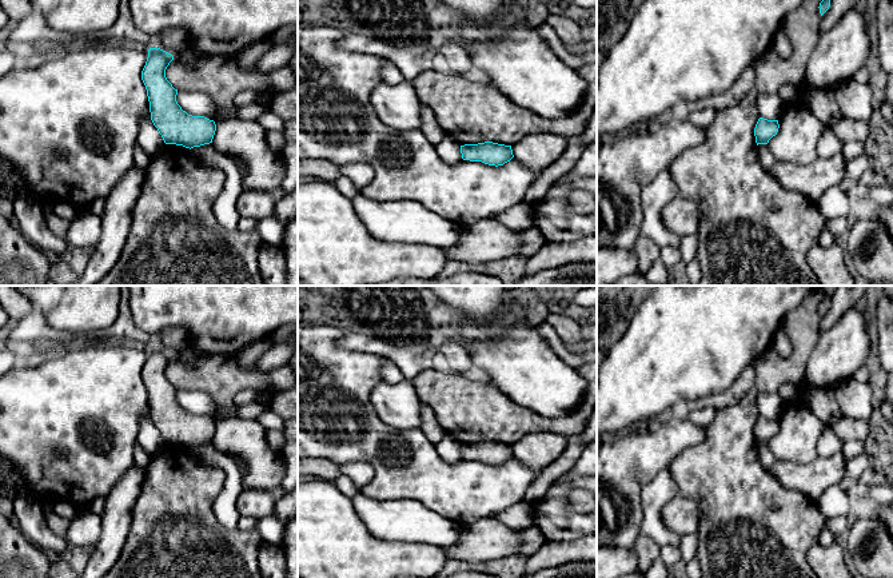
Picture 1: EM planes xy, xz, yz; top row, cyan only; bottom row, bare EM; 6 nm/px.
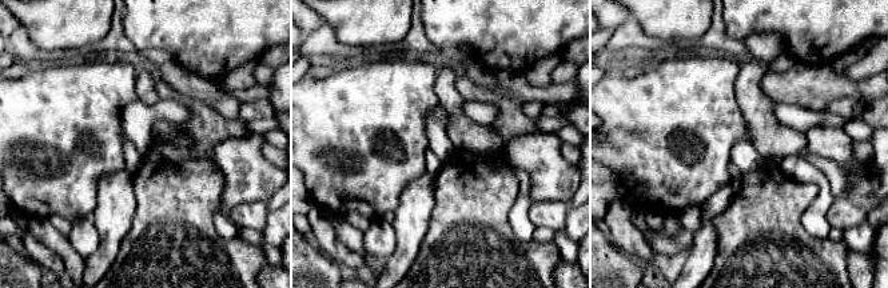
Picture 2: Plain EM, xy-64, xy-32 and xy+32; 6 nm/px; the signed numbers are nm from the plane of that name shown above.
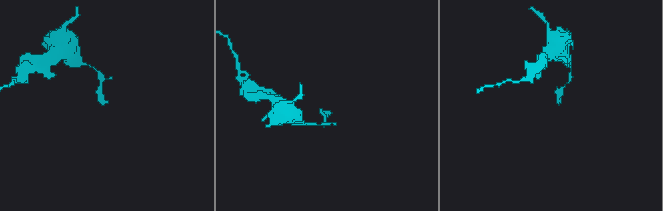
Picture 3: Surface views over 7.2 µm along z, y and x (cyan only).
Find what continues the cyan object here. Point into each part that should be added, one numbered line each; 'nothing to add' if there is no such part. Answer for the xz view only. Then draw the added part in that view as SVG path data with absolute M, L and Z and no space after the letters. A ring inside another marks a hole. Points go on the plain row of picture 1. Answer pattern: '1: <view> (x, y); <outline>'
nothing to add

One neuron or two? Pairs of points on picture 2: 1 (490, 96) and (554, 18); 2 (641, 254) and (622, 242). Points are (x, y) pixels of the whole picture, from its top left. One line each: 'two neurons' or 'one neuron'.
1: two neurons
2: one neuron

